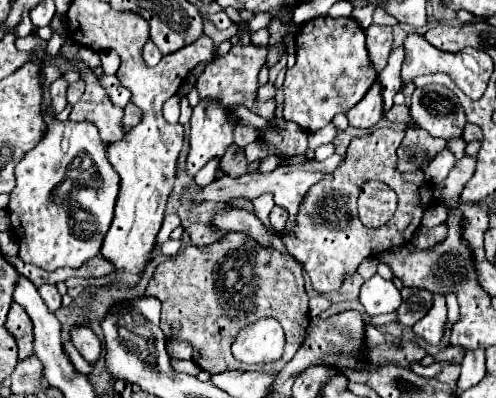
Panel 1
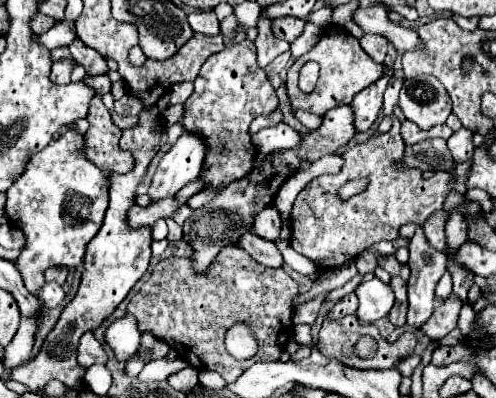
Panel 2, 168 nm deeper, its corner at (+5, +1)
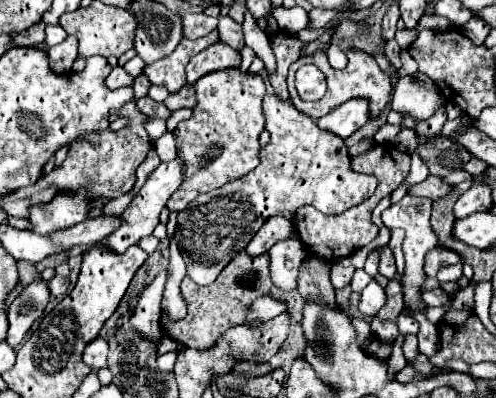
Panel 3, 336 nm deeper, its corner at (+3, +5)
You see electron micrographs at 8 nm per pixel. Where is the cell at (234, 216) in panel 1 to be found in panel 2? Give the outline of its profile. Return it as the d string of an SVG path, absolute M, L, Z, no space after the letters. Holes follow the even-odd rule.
M249 229L241 237L239 247L243 247L257 263L261 263L265 267L281 267L281 263L283 263L283 257L281 257L277 245L273 241L267 241L267 239L255 235L253 229Z

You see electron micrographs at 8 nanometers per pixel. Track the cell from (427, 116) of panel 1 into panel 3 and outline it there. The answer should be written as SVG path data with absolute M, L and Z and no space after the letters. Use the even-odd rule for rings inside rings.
M413 73L397 79L393 89L393 109L407 113L417 121L429 119L435 109L443 103L443 95L437 85L423 73Z

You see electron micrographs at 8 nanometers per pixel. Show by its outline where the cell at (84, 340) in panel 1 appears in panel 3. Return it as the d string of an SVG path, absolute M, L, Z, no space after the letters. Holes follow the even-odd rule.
M93 339L83 351L83 361L91 369L107 367L107 343L103 339Z

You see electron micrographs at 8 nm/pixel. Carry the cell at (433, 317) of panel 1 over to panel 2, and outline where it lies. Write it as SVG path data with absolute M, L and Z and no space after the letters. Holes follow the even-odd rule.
M417 227L411 239L409 253L411 253L409 255L411 277L407 281L407 289L409 289L407 325L421 327L433 315L435 287L437 281L447 271L447 255L427 245L421 227Z

